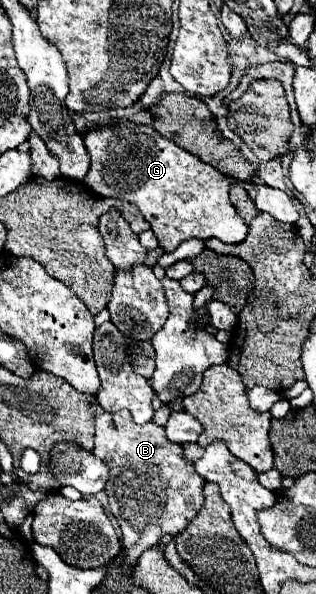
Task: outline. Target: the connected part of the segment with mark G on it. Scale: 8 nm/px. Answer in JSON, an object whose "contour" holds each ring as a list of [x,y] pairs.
{"contour":[[[116,121],[116,125],[90,129],[84,135],[84,145],[90,153],[90,171],[84,177],[86,187],[100,197],[114,197],[138,205],[140,213],[150,223],[158,239],[158,247],[162,247],[166,253],[174,251],[182,241],[188,239],[206,241],[214,237],[230,245],[244,241],[248,233],[248,225],[236,213],[228,195],[232,179],[218,173],[212,165],[196,159],[192,153],[186,153],[182,147],[174,145],[172,141],[164,139],[154,127],[138,125],[132,121]]]}

